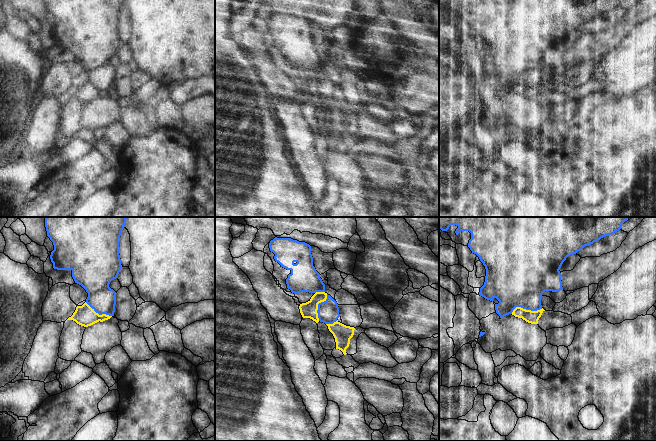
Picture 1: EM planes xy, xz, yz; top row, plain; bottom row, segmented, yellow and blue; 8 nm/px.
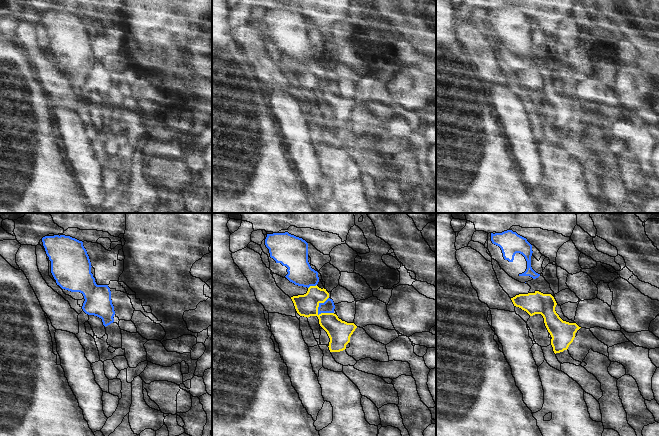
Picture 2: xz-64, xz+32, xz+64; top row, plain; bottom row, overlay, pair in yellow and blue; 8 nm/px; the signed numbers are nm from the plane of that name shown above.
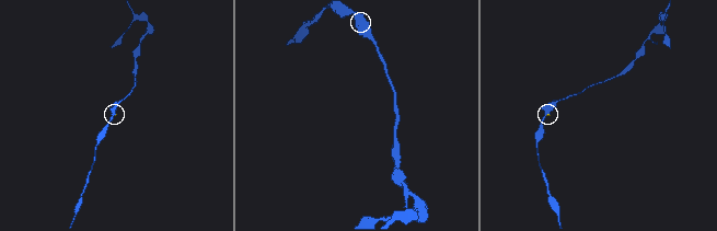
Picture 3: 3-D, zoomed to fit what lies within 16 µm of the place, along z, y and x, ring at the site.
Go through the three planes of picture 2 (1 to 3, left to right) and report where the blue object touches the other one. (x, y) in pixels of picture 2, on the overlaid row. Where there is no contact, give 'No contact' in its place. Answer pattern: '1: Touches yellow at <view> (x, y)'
1: No contact
2: Touches yellow at xz+32 (318, 305)
3: No contact

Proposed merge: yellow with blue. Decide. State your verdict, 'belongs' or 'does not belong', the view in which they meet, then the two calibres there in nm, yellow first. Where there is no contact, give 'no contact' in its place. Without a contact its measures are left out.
does not belong | yz | 100/440 nm

